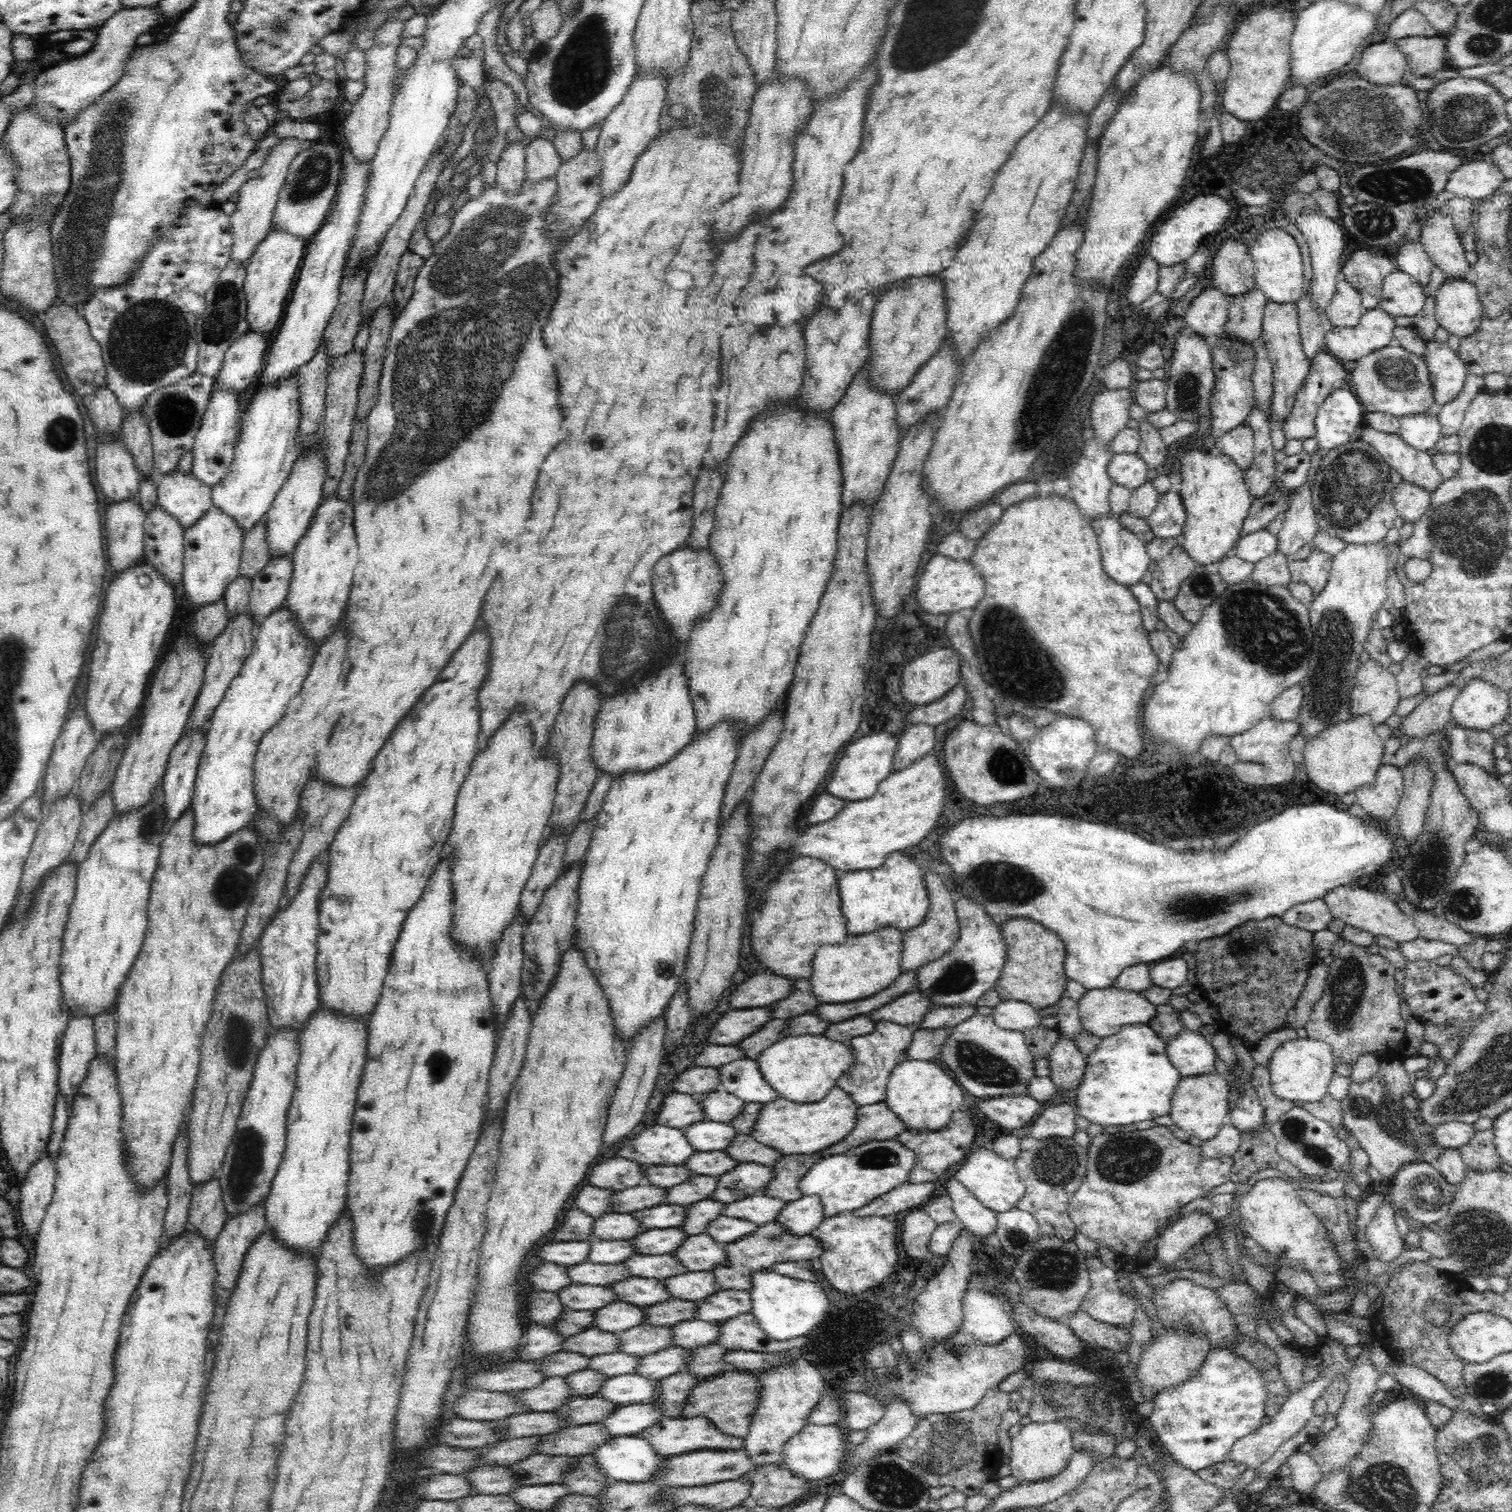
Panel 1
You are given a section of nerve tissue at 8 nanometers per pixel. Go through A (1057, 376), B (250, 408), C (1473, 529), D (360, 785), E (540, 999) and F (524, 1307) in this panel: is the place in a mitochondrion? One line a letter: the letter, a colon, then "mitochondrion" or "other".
A: mitochondrion
B: other
C: mitochondrion
D: other
E: other
F: other

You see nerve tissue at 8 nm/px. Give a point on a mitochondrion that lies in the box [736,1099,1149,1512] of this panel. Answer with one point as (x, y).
(945, 1440)

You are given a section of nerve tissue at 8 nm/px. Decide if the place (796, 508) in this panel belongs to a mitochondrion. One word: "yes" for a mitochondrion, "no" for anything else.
yes

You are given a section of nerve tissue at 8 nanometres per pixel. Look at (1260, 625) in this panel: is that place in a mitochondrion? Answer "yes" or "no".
yes

